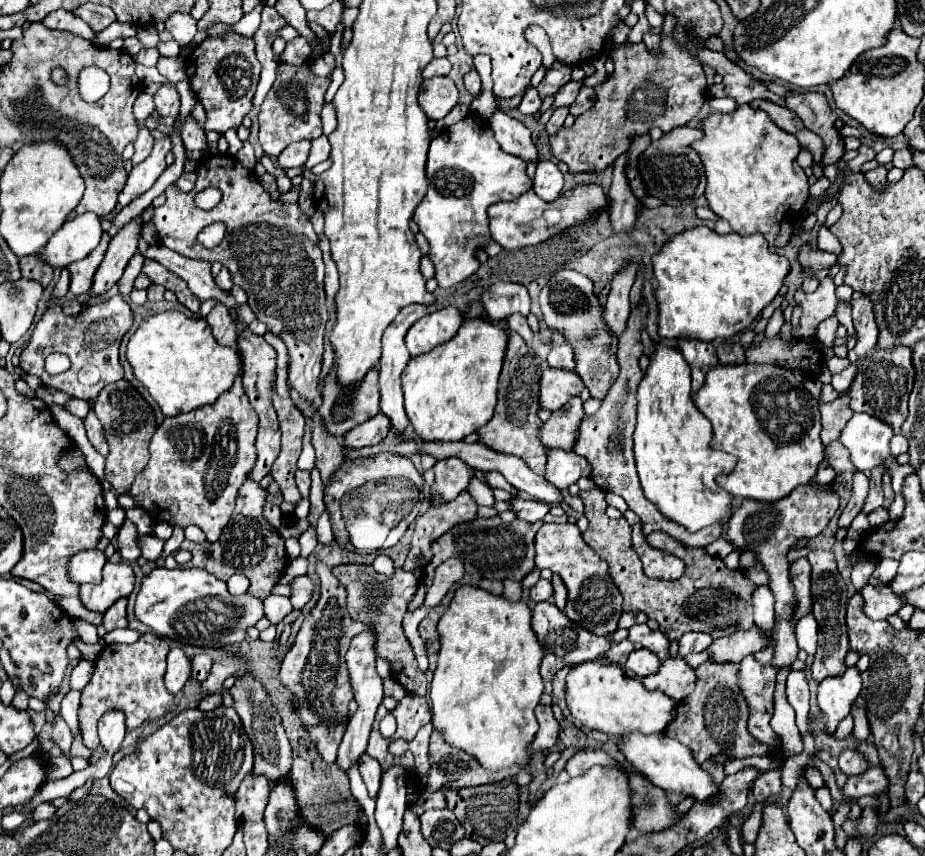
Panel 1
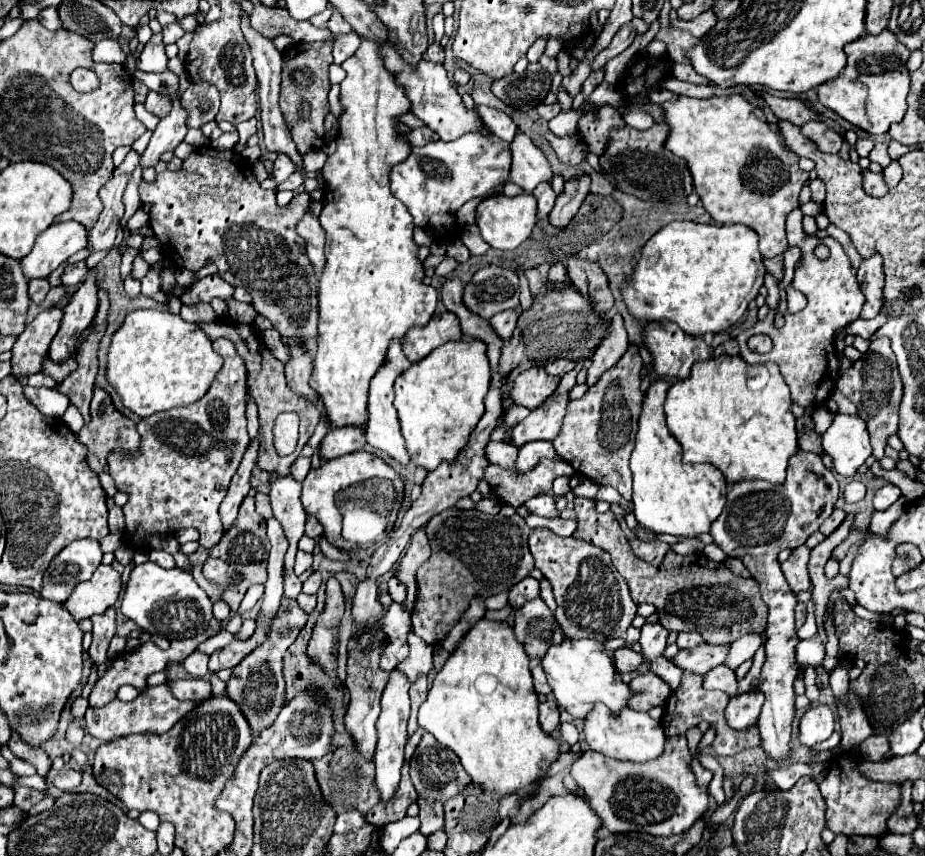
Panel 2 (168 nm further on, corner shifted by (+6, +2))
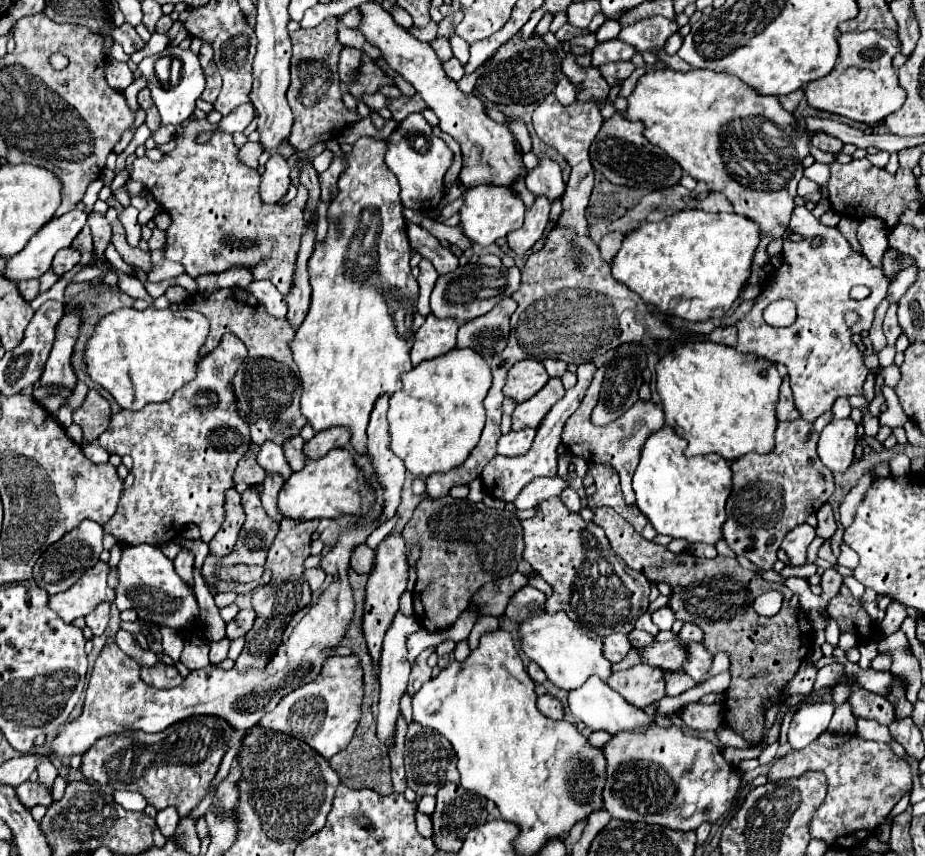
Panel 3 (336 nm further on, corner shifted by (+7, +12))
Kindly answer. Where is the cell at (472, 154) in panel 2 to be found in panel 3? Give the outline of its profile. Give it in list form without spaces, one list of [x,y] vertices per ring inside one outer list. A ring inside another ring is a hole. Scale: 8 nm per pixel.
[[[421,113],[407,115],[395,133],[387,139],[387,167],[397,175],[401,185],[401,201],[407,209],[413,211],[429,211],[435,209],[439,199],[443,197],[443,177],[453,163],[453,151],[447,143],[435,135],[431,135],[431,125],[423,119]]]

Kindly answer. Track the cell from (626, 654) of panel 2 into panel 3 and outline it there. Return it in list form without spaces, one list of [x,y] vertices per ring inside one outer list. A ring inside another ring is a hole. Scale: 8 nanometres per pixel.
[[[613,633],[609,637],[603,639],[603,655],[611,661],[611,663],[617,663],[621,661],[631,649],[631,643],[627,639],[627,635],[621,635],[621,633]]]

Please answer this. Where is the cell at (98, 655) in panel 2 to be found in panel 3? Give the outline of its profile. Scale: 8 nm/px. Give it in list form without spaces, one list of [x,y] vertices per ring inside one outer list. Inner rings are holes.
[[[101,603],[95,611],[91,611],[85,617],[85,621],[87,621],[87,627],[93,631],[93,635],[101,635],[109,623],[109,603]]]

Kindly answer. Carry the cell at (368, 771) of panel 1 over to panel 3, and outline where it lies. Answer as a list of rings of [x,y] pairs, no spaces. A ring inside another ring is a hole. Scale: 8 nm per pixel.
[[[389,535],[379,543],[377,549],[377,565],[369,575],[369,583],[365,589],[365,609],[363,609],[363,639],[367,641],[367,651],[373,661],[375,673],[379,671],[379,657],[385,631],[393,623],[393,617],[399,609],[399,597],[407,589],[407,561],[405,561],[405,541],[401,535]]]

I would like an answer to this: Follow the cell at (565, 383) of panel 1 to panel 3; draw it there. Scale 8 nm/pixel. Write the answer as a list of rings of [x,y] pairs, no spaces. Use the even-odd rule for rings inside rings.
[[[525,359],[525,361],[517,361],[511,367],[511,371],[507,373],[507,383],[503,391],[505,391],[505,397],[511,397],[517,403],[523,403],[531,399],[547,381],[549,381],[549,375],[543,363],[537,359]]]

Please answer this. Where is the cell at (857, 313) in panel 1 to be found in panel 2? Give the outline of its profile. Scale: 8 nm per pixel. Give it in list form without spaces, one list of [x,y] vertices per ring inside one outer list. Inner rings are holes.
[[[874,253],[874,257],[868,257],[860,263],[858,281],[866,297],[860,317],[872,319],[882,309],[882,257],[878,257],[878,253]]]

